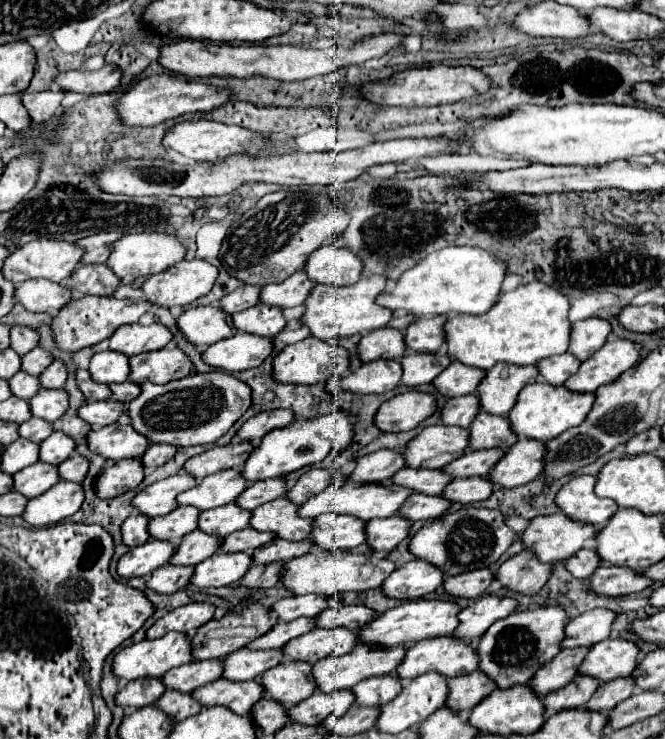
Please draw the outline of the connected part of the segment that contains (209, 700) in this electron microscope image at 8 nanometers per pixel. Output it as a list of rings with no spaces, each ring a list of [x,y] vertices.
[[[218,678],[218,680],[214,680],[214,682],[210,682],[210,684],[194,690],[194,698],[196,698],[202,706],[218,706],[218,704],[222,704],[222,706],[228,706],[230,710],[238,712],[240,716],[250,716],[254,704],[262,698],[262,686],[260,686],[258,680],[252,680],[252,682],[234,682],[234,684],[230,684],[230,680]]]

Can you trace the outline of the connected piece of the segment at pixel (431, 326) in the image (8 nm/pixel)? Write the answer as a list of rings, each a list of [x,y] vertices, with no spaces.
[[[448,316],[422,318],[406,328],[406,346],[414,352],[438,352],[442,348],[442,324]]]

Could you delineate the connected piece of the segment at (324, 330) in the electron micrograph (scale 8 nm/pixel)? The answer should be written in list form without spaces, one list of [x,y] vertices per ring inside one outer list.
[[[368,276],[352,286],[342,286],[342,288],[330,284],[318,284],[306,300],[306,312],[302,316],[302,322],[310,328],[312,336],[320,340],[366,334],[370,330],[384,328],[394,318],[394,310],[376,304],[376,296],[384,288],[386,288],[386,276]]]

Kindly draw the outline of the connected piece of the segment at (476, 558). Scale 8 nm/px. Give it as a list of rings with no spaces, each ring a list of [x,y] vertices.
[[[460,508],[458,512],[448,512],[442,518],[434,520],[430,526],[420,528],[410,540],[410,552],[416,558],[428,560],[438,566],[444,576],[454,576],[496,564],[500,556],[514,542],[516,532],[508,528],[500,510],[490,508]]]

